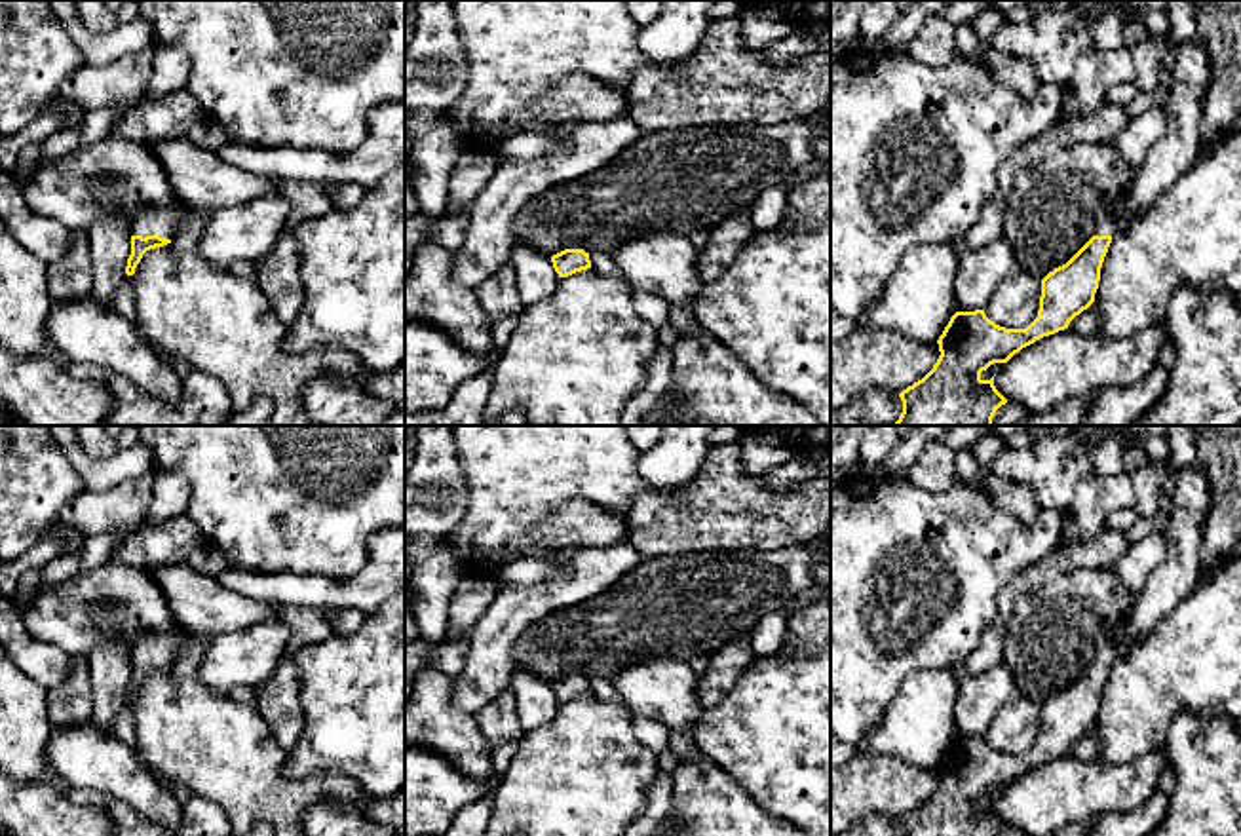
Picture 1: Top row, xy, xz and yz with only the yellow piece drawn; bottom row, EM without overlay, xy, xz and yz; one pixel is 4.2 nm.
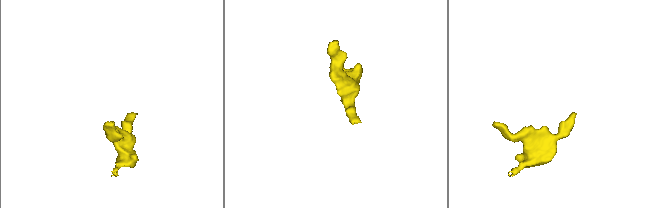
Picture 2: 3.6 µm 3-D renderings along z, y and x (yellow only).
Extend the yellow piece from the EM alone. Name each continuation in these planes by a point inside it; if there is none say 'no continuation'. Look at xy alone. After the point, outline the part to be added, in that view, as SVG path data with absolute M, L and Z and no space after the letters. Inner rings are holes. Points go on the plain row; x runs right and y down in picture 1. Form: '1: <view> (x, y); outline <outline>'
1: xy (151, 646); outline M148 633L131 650L131 661L160 661L173 665L177 650L167 635Z

